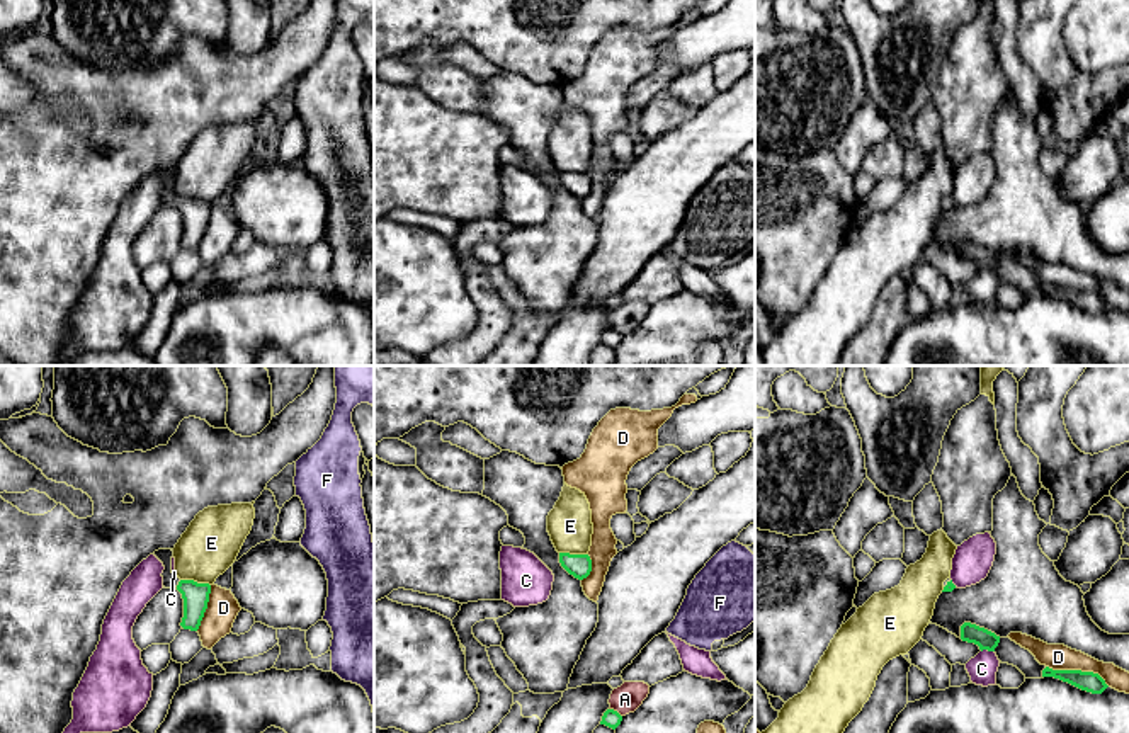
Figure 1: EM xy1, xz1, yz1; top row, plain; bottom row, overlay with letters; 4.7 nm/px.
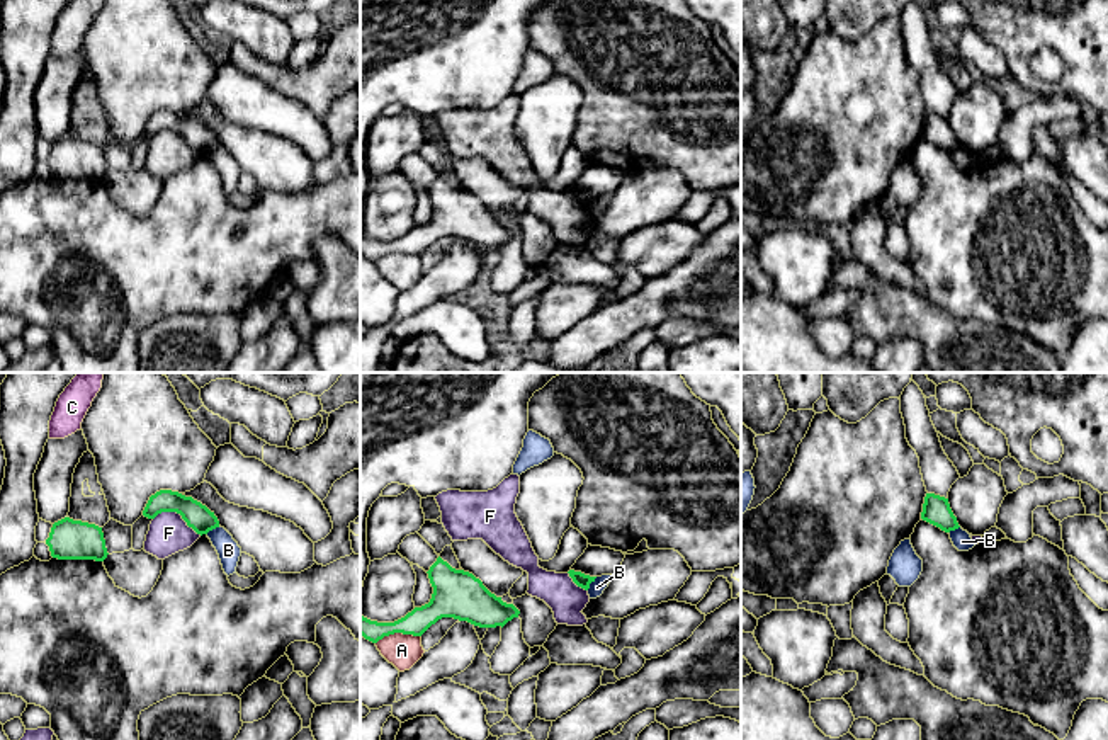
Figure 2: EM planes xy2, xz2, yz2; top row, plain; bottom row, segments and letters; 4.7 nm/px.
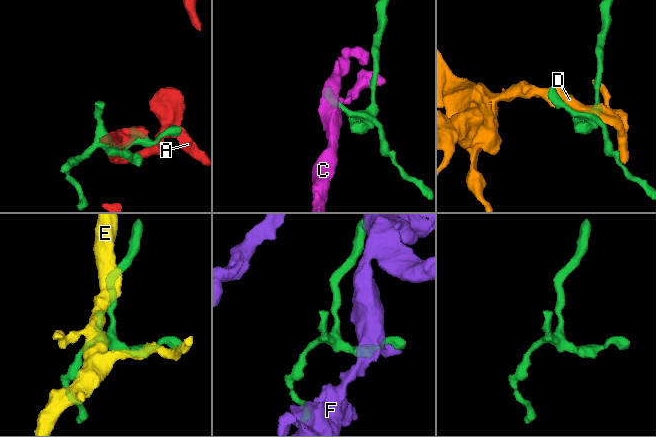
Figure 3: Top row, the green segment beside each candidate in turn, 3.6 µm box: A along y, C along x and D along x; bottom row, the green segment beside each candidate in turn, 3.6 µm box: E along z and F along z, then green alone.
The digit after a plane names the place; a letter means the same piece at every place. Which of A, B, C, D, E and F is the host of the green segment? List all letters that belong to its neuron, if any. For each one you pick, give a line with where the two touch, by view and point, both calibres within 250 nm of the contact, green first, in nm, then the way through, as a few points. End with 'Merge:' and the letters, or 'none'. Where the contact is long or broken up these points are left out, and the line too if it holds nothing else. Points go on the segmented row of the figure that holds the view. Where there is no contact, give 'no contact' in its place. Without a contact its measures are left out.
Merge: none

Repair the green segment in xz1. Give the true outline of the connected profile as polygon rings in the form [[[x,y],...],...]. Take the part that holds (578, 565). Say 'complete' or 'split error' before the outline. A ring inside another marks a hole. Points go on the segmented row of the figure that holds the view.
complete; [[[559,553],[561,566],[578,580],[583,580],[592,571],[592,560],[588,554]]]

